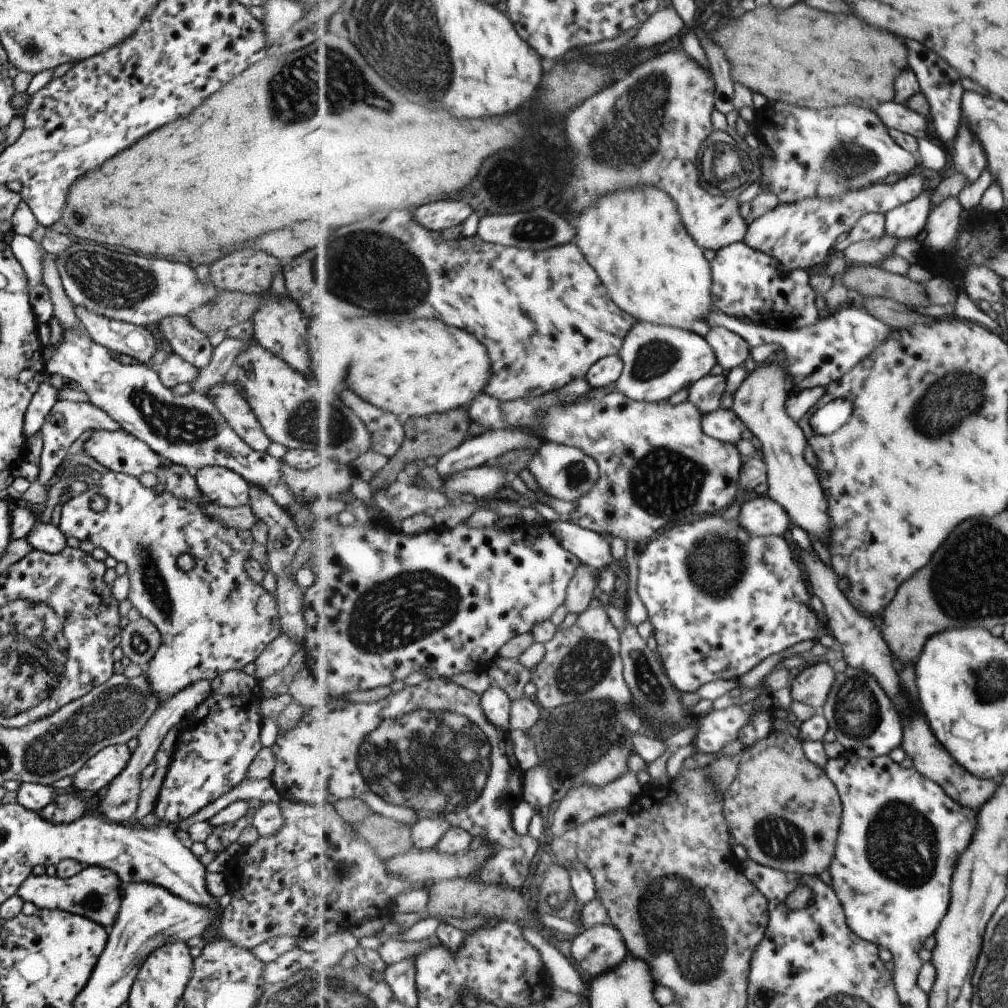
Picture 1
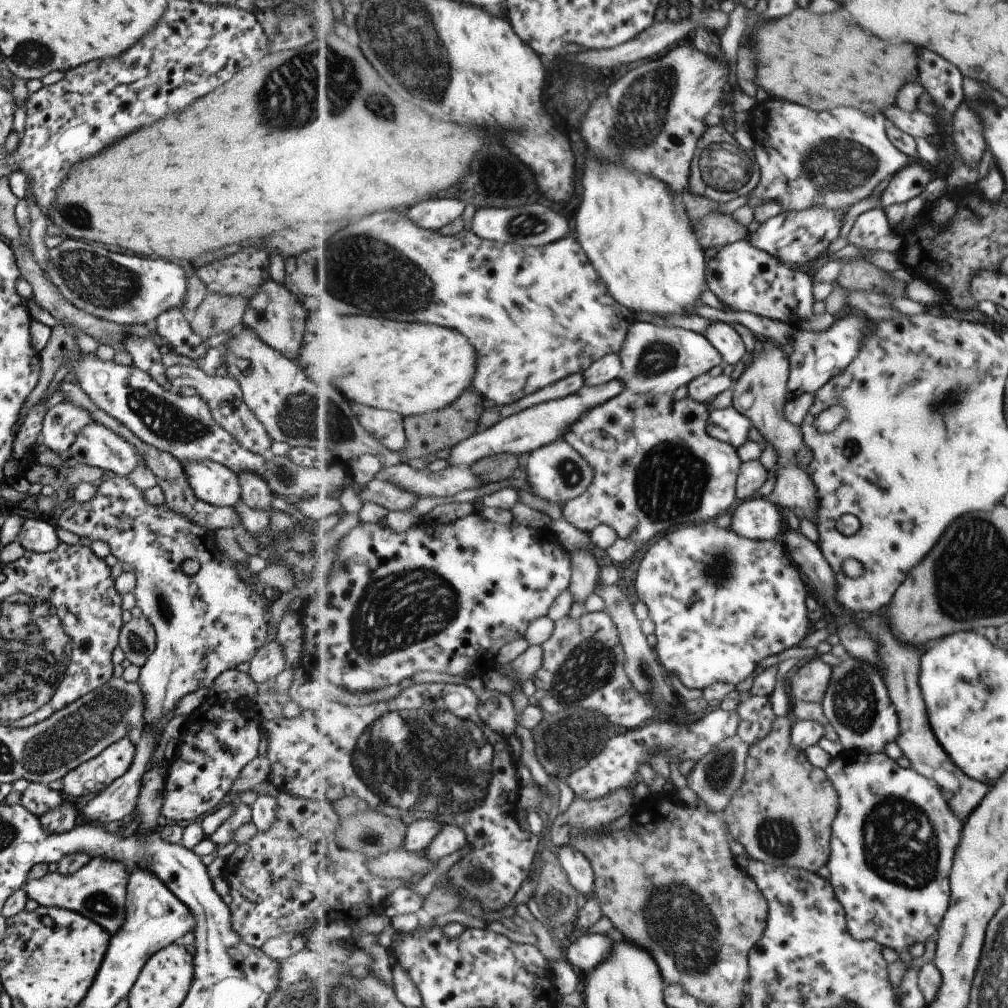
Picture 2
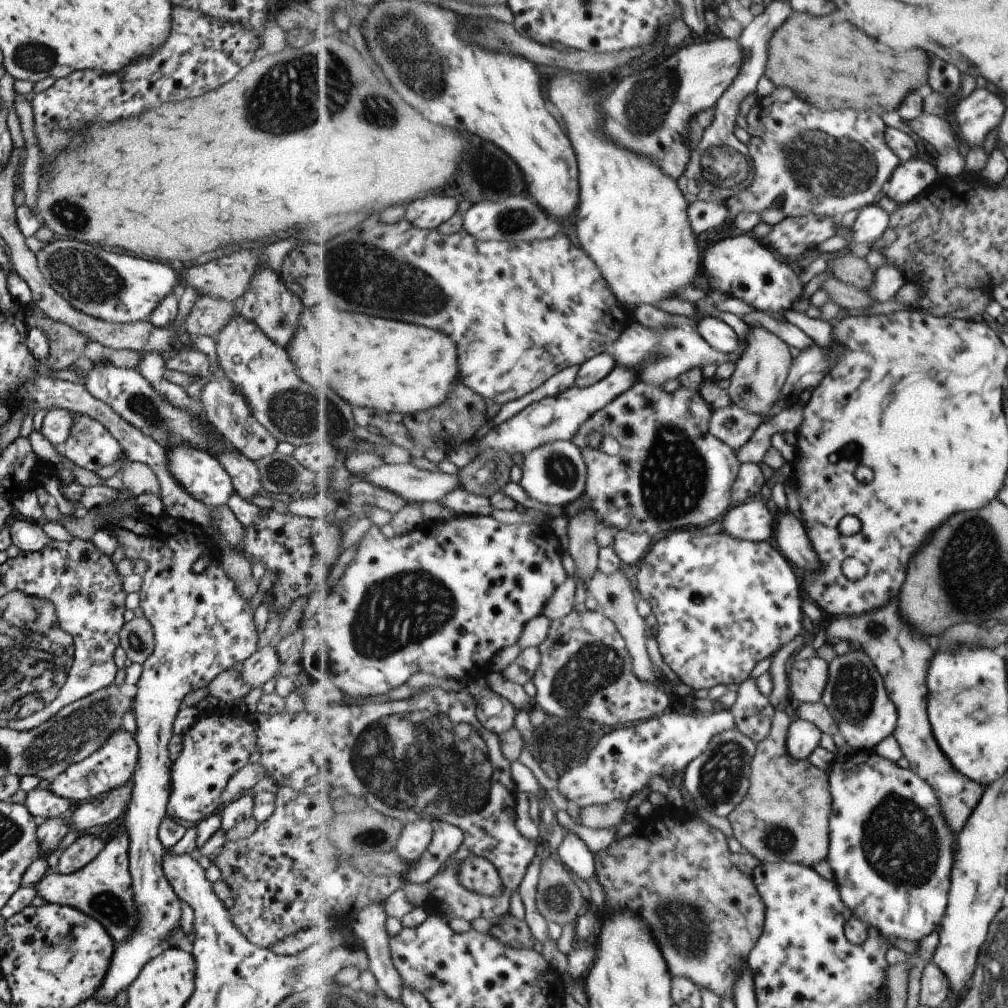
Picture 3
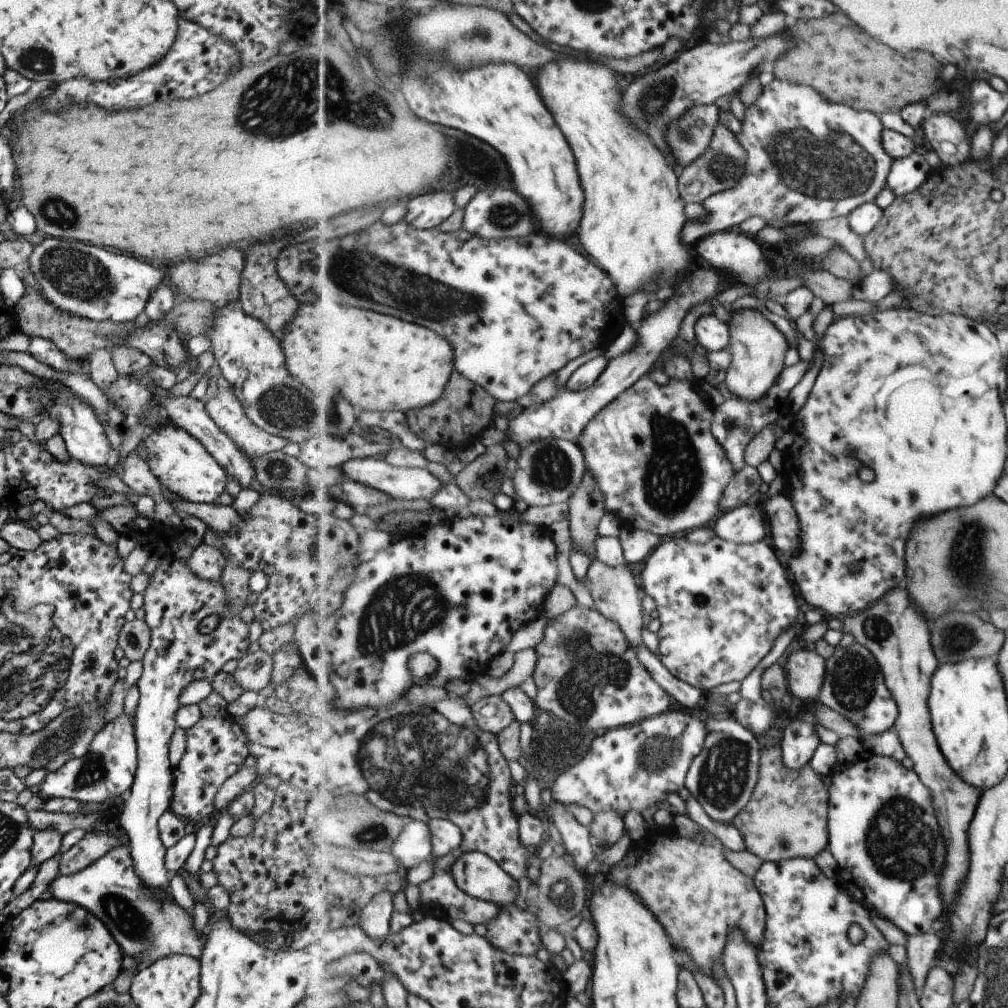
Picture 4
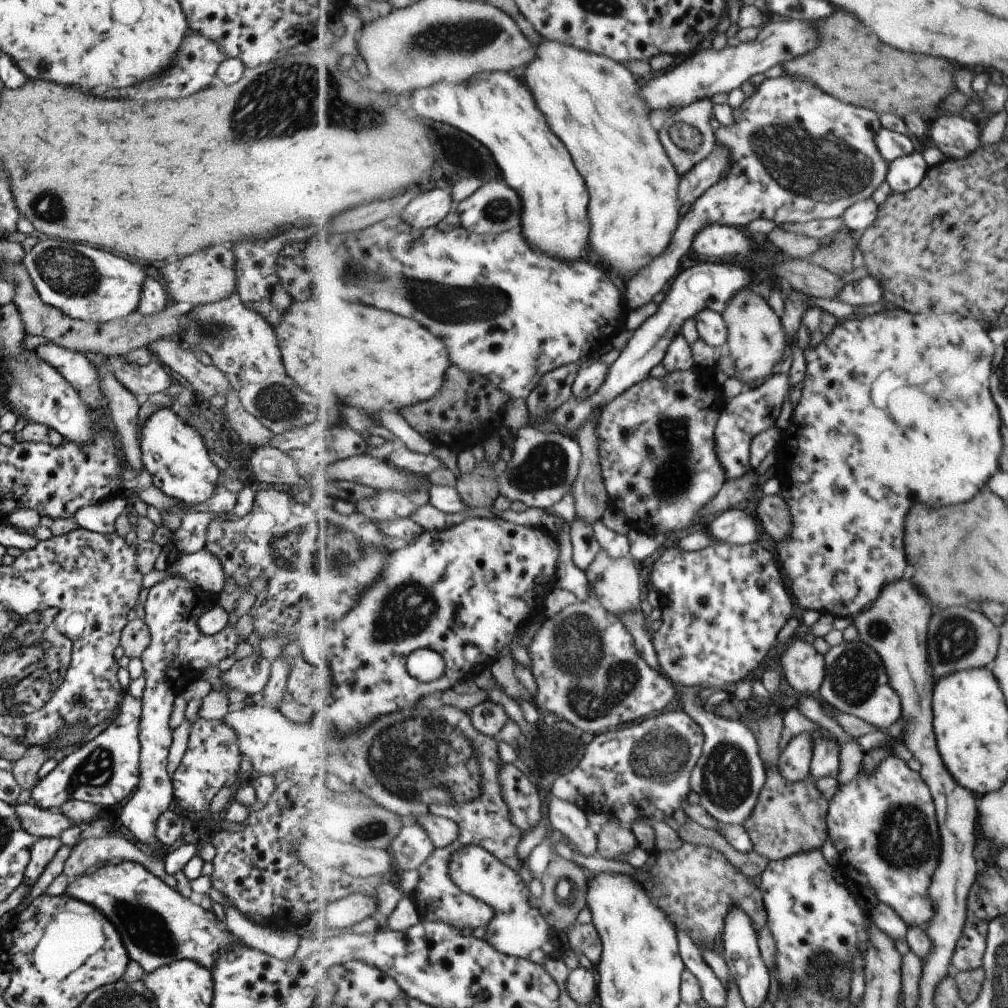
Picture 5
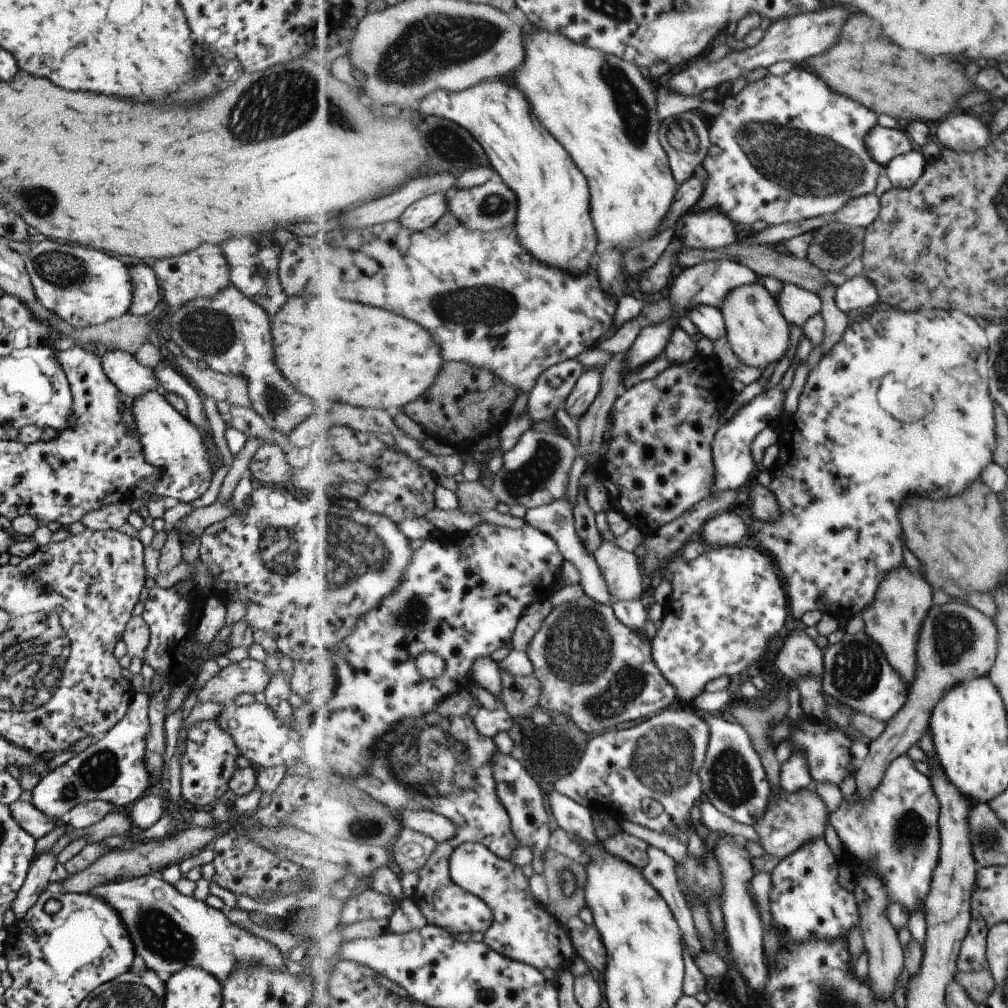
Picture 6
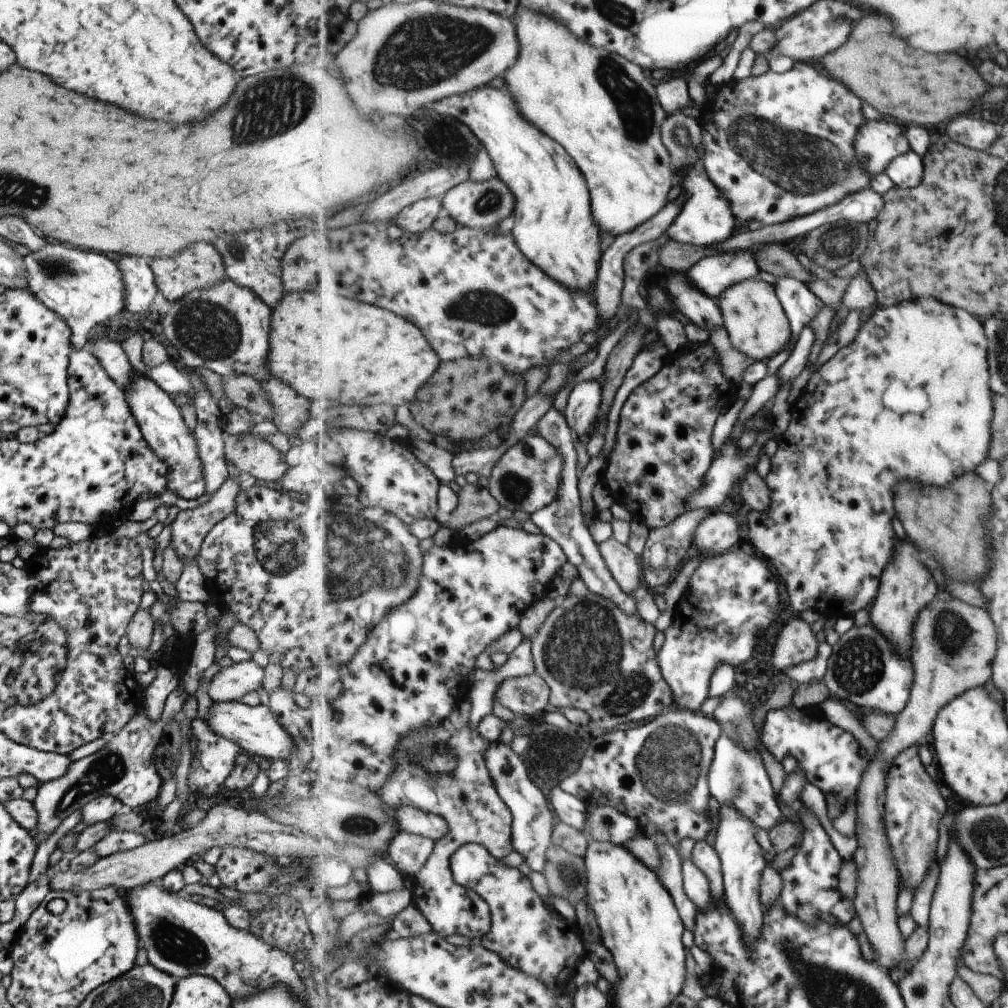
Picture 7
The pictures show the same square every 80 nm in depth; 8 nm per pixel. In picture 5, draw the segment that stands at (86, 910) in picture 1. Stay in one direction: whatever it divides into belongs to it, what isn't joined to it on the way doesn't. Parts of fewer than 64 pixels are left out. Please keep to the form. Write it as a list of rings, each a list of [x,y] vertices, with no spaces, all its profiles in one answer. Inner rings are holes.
[[[119,860],[118,862],[106,861],[103,864],[102,867],[94,868],[83,875],[68,880],[63,895],[79,899],[91,905],[97,912],[101,911],[101,914],[104,914],[110,924],[114,926],[127,951],[129,960],[137,962],[147,973],[160,966],[170,965],[176,960],[185,959],[211,970],[224,947],[240,942],[237,937],[233,936],[232,932],[224,928],[223,922],[217,921],[212,911],[204,910],[199,903],[194,904],[181,896],[176,890],[160,881],[158,877],[149,873],[139,863]]]

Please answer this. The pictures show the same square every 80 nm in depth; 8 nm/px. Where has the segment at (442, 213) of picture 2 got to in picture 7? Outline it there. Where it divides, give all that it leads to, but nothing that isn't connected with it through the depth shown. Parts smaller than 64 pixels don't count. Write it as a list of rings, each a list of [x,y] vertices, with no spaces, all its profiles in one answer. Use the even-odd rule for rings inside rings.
[[[440,198],[423,199],[405,207],[398,214],[395,222],[408,233],[425,233],[433,228],[434,222],[444,213],[443,208],[444,205]]]

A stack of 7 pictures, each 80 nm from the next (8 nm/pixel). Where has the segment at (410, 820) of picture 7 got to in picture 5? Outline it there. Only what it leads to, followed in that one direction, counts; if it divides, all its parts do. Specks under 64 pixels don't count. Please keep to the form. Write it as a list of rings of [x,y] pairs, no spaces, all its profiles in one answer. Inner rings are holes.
[[[431,812],[412,817],[413,824],[421,825],[437,848],[452,845],[460,837],[460,826],[454,820]]]

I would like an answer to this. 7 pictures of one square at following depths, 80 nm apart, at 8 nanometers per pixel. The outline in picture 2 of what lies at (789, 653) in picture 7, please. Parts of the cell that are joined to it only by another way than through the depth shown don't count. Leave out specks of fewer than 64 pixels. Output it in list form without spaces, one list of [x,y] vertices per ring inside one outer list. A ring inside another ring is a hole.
[[[818,657],[805,660],[790,680],[792,699],[810,703],[823,702],[832,684],[833,673],[834,668]]]

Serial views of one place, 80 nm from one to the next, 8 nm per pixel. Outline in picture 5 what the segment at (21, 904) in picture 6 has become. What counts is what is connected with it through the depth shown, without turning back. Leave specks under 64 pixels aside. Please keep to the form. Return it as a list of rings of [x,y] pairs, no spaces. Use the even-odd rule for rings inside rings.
[[[41,837],[40,839],[36,839],[36,841],[32,844],[32,847],[30,848],[30,859],[28,860],[26,867],[24,868],[24,875],[22,878],[22,883],[28,887],[27,892],[29,892],[29,887],[32,887],[35,884],[35,881],[38,879],[38,876],[41,876],[41,872],[43,872],[43,869],[48,865],[48,862],[53,858],[55,851],[61,845],[62,843],[61,841],[59,841],[58,837]]]

